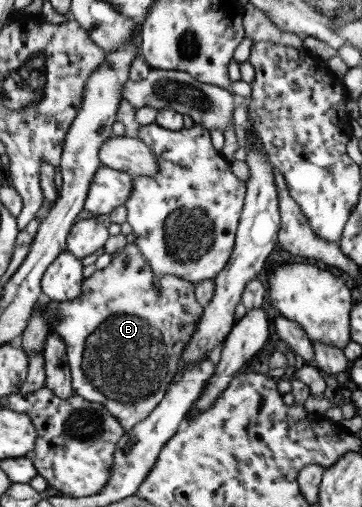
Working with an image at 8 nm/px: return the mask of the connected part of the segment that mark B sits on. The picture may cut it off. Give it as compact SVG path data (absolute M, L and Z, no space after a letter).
M128 243L120 254L100 271L94 271L83 279L80 296L76 300L42 304L47 313L48 333L56 333L65 347L65 359L69 365L74 395L84 401L98 403L113 415L123 430L130 430L156 408L167 386L180 369L180 356L192 333L198 329L202 307L193 295L193 285L178 277L158 279L160 290L154 290L154 273L138 251L136 244Z

